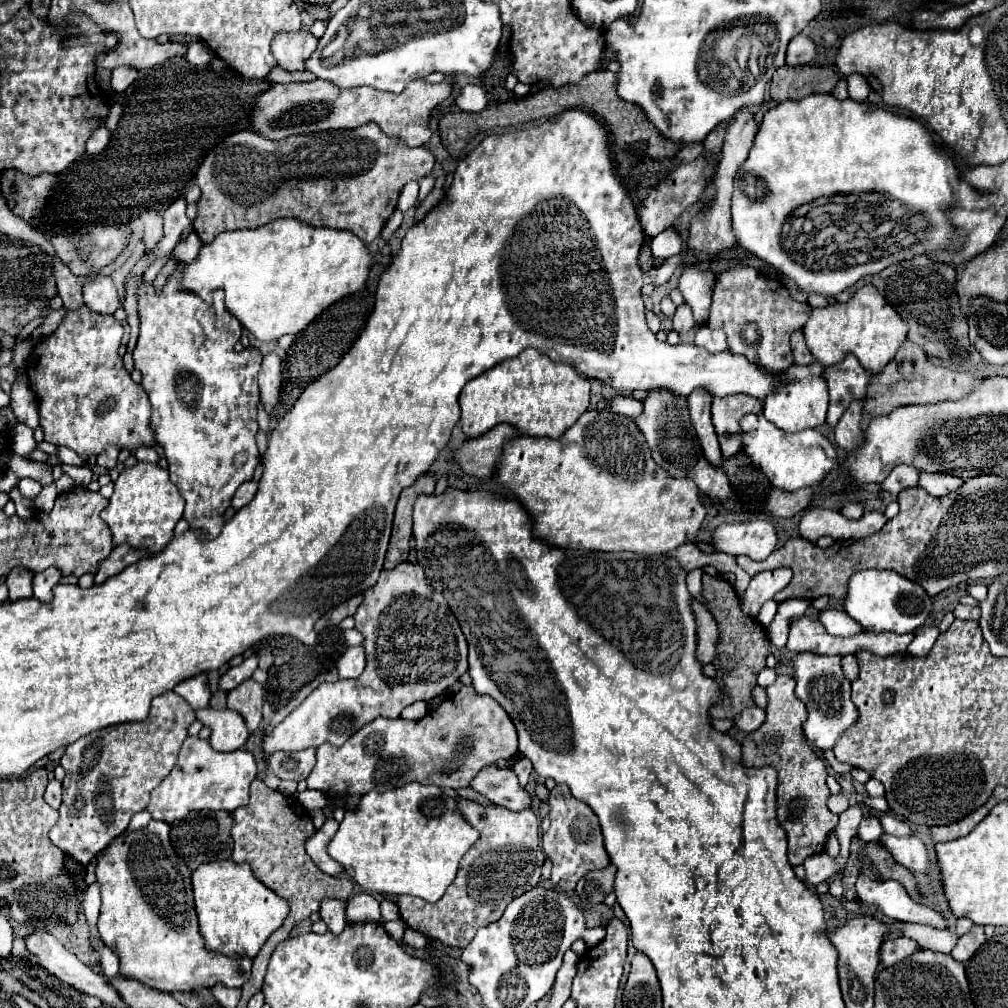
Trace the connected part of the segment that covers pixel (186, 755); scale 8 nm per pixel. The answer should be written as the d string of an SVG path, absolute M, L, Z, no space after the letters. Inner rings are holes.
M187 736L179 760L171 774L151 792L147 810L157 820L179 820L185 818L191 810L227 810L233 812L239 806L247 806L249 784L257 776L255 758L249 750L239 748L233 752L217 752L211 748L209 740L197 736Z

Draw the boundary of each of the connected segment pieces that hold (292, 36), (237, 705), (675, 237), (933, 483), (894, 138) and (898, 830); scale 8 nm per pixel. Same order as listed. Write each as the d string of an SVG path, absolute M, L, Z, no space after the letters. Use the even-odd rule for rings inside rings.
M305 30L299 32L287 32L287 34L279 34L273 44L271 44L271 52L277 60L277 66L289 72L295 70L305 70L305 60L311 58L311 54L317 48L317 38Z
M253 678L245 680L227 694L227 708L241 712L251 732L255 732L261 722L261 706L263 706L263 688Z
M671 228L663 230L661 234L657 234L653 240L651 240L651 254L653 258L657 260L665 260L669 256L675 256L683 250L683 240L679 238L679 234Z
M921 474L919 478L919 486L937 498L947 496L949 492L957 492L961 484L963 480L951 474Z
M811 94L803 100L787 100L765 112L749 158L735 176L731 216L739 246L769 262L807 294L817 292L831 298L889 264L937 248L961 246L965 236L951 228L945 210L951 204L987 208L993 200L995 194L979 194L959 180L953 158L935 144L917 120L895 116L869 102ZM837 194L845 196L845 204L831 200Z
M883 814L881 828L883 828L883 832L893 834L893 836L911 836L913 834L913 830L909 828L907 822L903 822L903 820L899 820L899 818L891 816L891 814Z

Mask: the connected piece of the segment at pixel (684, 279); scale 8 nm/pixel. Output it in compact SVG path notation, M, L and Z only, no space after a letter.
M687 266L679 278L679 290L685 302L691 304L697 326L703 326L707 322L713 286L715 286L715 274L711 270L701 272L695 266Z

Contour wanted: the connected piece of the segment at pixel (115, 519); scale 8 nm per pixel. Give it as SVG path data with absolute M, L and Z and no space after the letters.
M137 462L131 468L123 468L113 486L115 486L115 490L113 490L113 496L109 498L109 506L101 512L101 518L109 524L109 528L113 532L113 544L115 546L129 544L137 550L151 550L153 554L161 552L167 546L167 540L173 536L175 524L183 518L183 508L185 508L185 500L179 494L177 486L169 480L169 472L157 464Z

